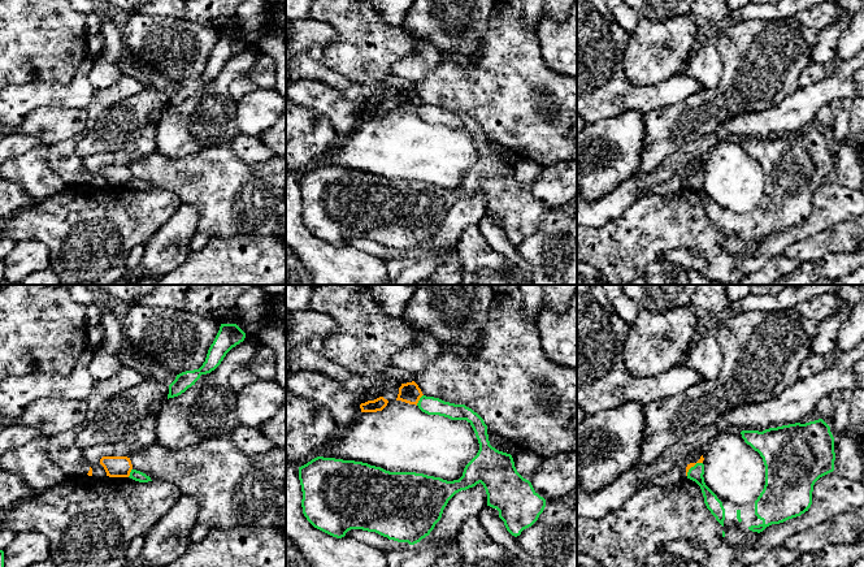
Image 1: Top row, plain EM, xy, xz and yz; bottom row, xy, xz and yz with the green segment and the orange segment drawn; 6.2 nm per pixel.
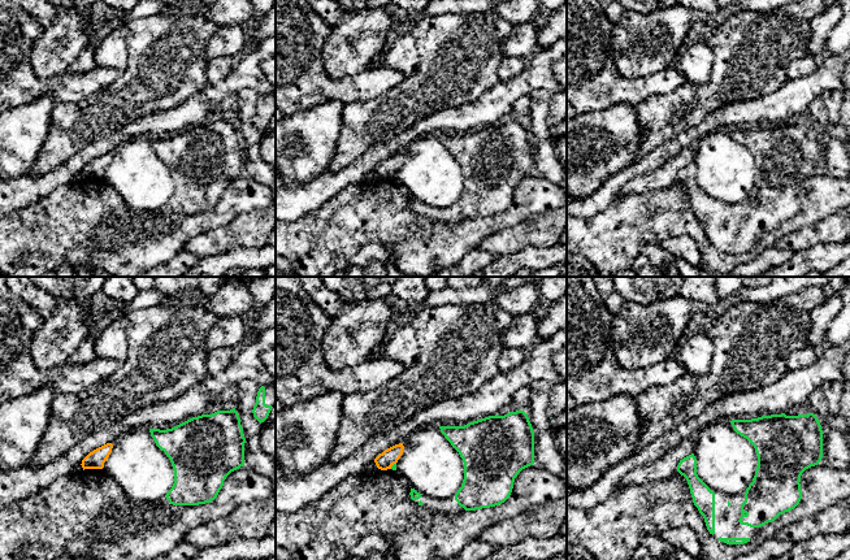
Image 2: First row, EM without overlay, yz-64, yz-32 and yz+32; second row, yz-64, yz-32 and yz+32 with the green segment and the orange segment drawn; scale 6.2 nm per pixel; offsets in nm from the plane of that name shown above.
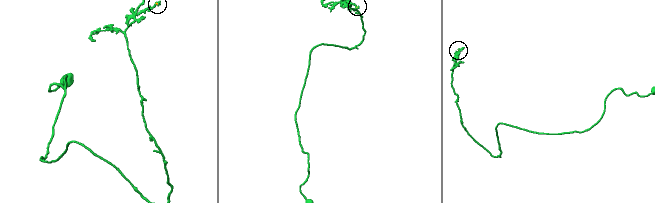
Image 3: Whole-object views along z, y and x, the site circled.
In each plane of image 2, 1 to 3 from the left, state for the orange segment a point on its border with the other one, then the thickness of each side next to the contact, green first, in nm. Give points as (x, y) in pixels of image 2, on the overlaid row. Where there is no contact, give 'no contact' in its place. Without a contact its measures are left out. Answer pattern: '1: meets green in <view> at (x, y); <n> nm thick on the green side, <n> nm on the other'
1: no contact
2: meets green in yz-32 at (393, 465); 30 nm thick on the green side, 110 nm on the other
3: no contact

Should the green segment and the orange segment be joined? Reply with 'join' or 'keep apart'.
keep apart

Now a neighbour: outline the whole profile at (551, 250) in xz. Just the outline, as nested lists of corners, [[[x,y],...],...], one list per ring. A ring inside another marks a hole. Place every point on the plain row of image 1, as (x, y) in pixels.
[[[577,204],[546,208],[538,229],[516,250],[531,264],[534,285],[577,285]]]

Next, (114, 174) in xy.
[[[103,165],[100,173],[109,186],[129,186],[133,178],[131,169],[127,165]]]

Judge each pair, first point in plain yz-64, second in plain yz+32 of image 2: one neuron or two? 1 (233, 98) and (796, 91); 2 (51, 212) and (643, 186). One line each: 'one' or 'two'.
1: two
2: two

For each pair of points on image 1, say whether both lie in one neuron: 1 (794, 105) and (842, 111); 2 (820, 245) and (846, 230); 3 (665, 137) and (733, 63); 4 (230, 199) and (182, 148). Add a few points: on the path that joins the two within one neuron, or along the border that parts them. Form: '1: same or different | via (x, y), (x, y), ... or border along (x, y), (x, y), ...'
1: different | border along (850, 98), (836, 98), (829, 104)
2: same | via (826, 241), (839, 237)
3: same | via (686, 122), (695, 117), (729, 83)
4: different | border along (217, 145), (185, 158), (169, 159), (159, 152)

